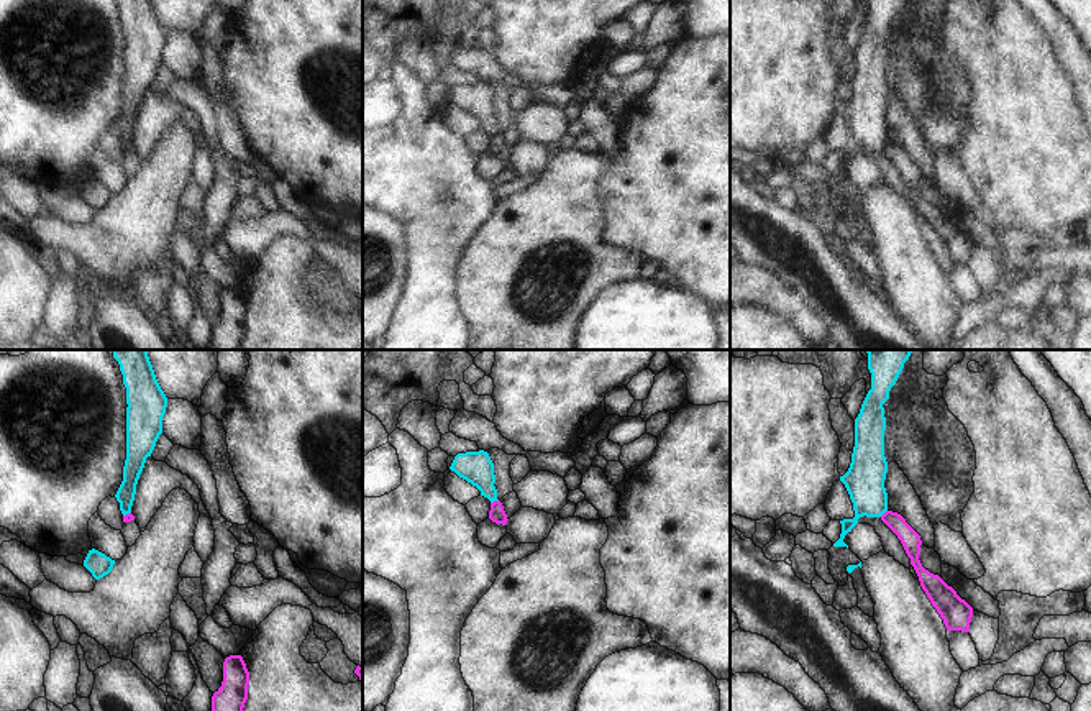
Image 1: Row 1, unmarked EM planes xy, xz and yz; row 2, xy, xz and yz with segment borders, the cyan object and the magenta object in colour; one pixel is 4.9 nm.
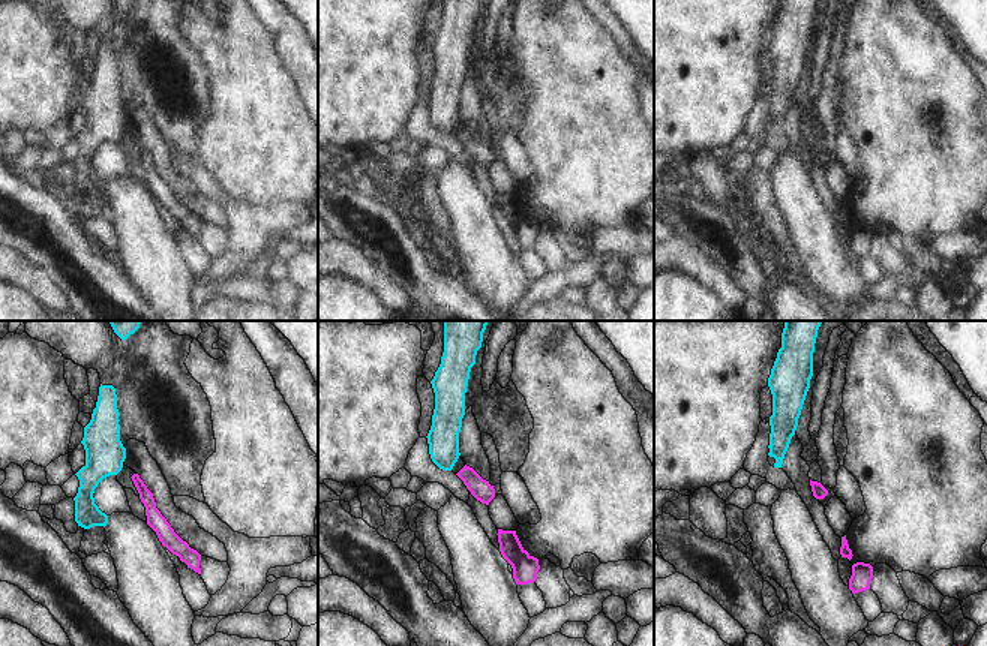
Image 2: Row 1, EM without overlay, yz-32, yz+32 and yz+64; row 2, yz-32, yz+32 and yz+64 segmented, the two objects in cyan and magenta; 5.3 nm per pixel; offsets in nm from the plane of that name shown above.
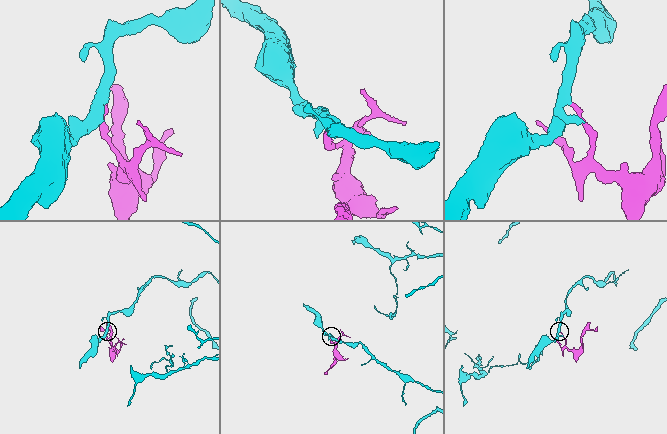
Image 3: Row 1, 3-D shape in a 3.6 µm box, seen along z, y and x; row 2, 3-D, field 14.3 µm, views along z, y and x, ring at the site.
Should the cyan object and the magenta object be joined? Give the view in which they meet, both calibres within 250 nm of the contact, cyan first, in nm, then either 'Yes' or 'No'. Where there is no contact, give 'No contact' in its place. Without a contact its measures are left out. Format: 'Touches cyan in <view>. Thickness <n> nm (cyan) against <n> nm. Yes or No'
Touches cyan in xz. Thickness 160 nm (cyan) against 80 nm. No.

